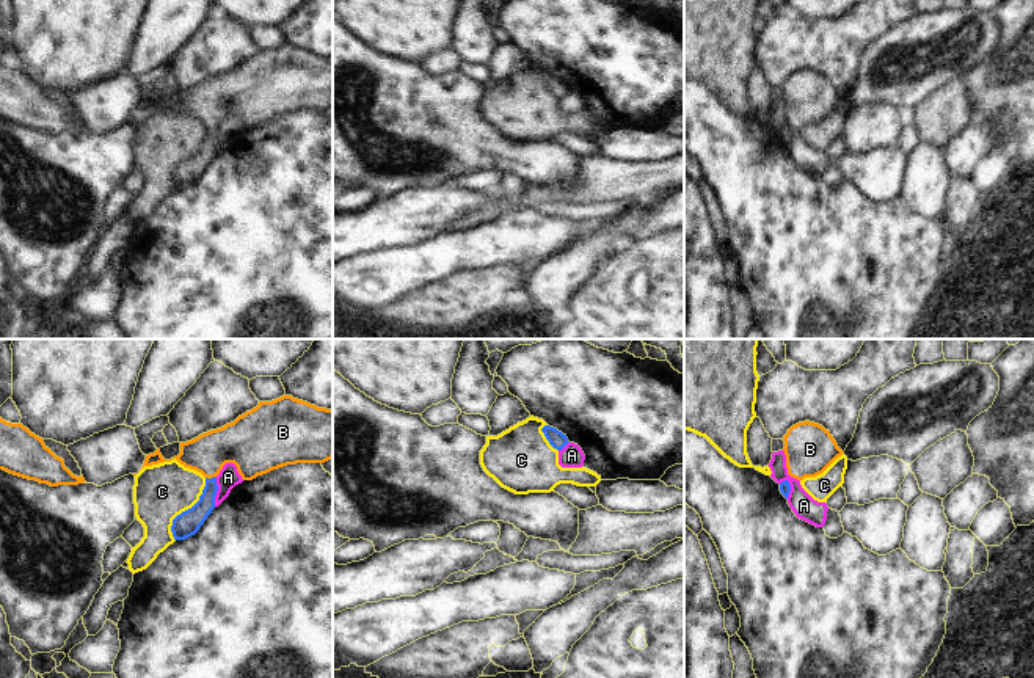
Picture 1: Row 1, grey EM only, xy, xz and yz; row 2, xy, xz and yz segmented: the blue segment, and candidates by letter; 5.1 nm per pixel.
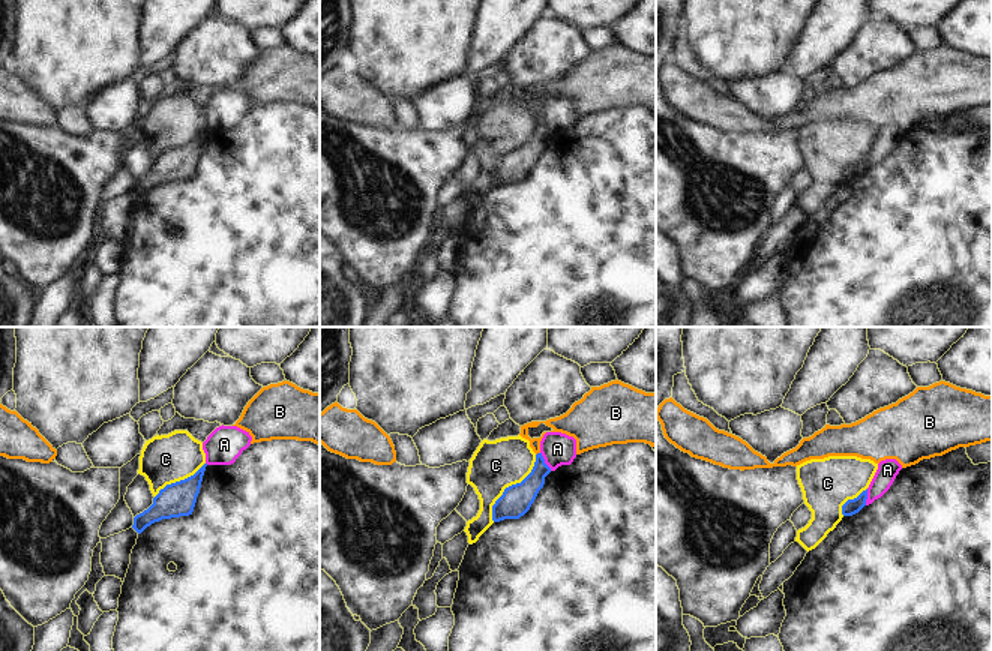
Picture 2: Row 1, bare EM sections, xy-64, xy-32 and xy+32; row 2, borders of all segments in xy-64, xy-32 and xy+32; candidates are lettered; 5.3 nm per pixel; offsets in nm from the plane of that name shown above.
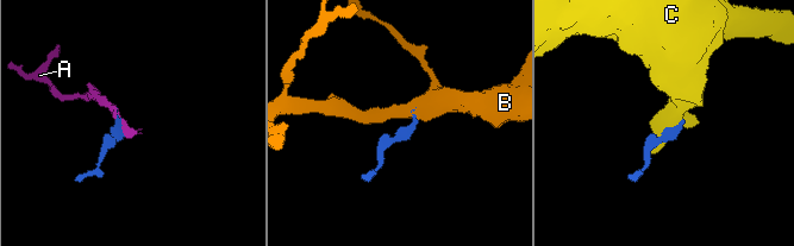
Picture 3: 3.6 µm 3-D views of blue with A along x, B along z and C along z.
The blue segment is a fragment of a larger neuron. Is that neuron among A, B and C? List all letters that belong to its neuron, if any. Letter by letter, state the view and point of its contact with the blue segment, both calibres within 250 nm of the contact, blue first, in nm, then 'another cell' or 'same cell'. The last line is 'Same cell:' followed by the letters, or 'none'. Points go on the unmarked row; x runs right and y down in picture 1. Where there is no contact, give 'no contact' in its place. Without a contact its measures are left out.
A: xy (217, 138) | 130/110 nm | another cell
B: xy (212, 126) | 120/260 nm | same cell
C: xy (185, 159) | 130/280 nm | another cell
Same cell: B

